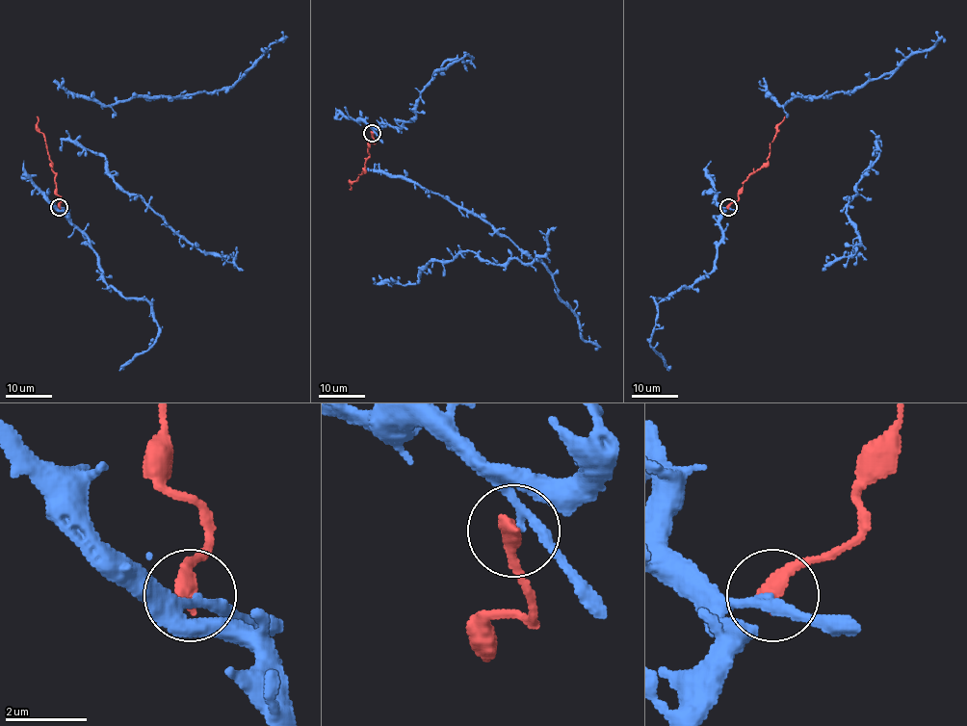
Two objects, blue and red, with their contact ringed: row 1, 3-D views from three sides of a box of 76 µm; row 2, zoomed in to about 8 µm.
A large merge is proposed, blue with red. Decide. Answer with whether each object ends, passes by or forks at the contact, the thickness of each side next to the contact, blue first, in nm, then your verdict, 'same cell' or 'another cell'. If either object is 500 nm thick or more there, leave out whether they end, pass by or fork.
blue passes by | red ends | 200/400 nm | another cell

